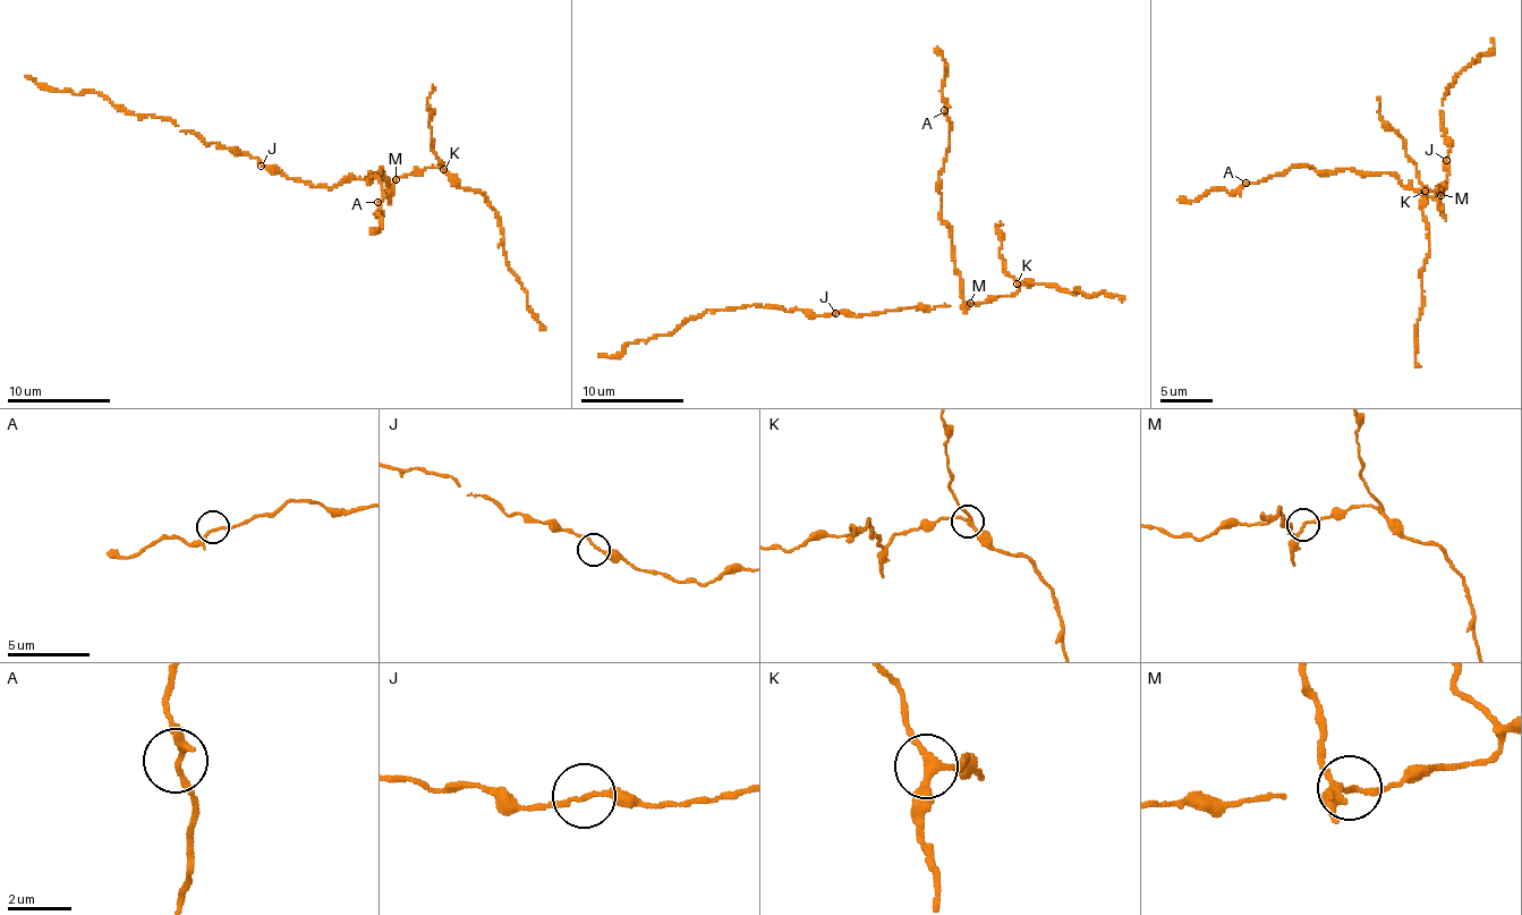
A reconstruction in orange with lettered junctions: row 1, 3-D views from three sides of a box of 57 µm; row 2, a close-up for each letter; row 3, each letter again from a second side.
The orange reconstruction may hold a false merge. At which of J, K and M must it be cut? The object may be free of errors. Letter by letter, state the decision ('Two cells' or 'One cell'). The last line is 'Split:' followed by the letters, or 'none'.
J: One cell
K: One cell
M: Two cells
Split: M

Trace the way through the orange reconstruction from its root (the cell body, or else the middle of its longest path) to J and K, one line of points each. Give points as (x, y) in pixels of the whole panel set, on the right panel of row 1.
J: (1443, 191), (1450, 175), (1446, 160)
K: (1443, 191), (1433, 196), (1438, 200), (1442, 193), (1437, 188), (1425, 191)

